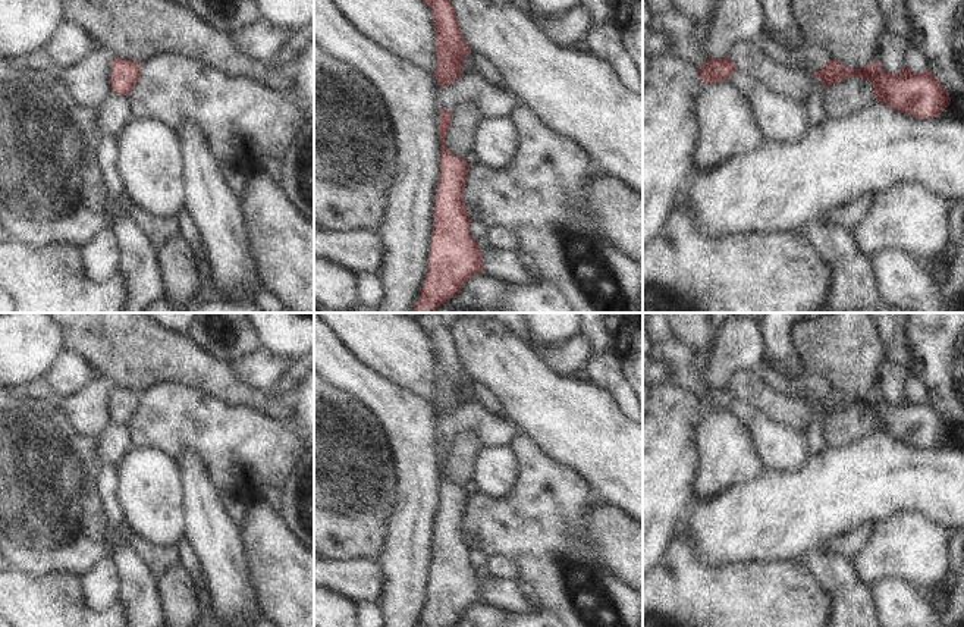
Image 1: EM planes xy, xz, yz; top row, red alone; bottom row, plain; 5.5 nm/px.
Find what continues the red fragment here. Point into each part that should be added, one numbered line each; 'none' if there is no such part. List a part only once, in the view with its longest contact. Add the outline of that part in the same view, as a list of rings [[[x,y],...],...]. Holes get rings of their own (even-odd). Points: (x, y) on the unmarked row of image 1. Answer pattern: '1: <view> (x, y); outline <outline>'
none

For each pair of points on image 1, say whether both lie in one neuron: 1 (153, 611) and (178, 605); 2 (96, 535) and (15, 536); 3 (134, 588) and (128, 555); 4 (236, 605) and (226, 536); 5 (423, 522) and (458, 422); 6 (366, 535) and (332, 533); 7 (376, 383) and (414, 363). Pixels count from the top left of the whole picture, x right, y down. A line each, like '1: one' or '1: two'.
1: two
2: one
3: one
4: one
5: two
6: one
7: two

